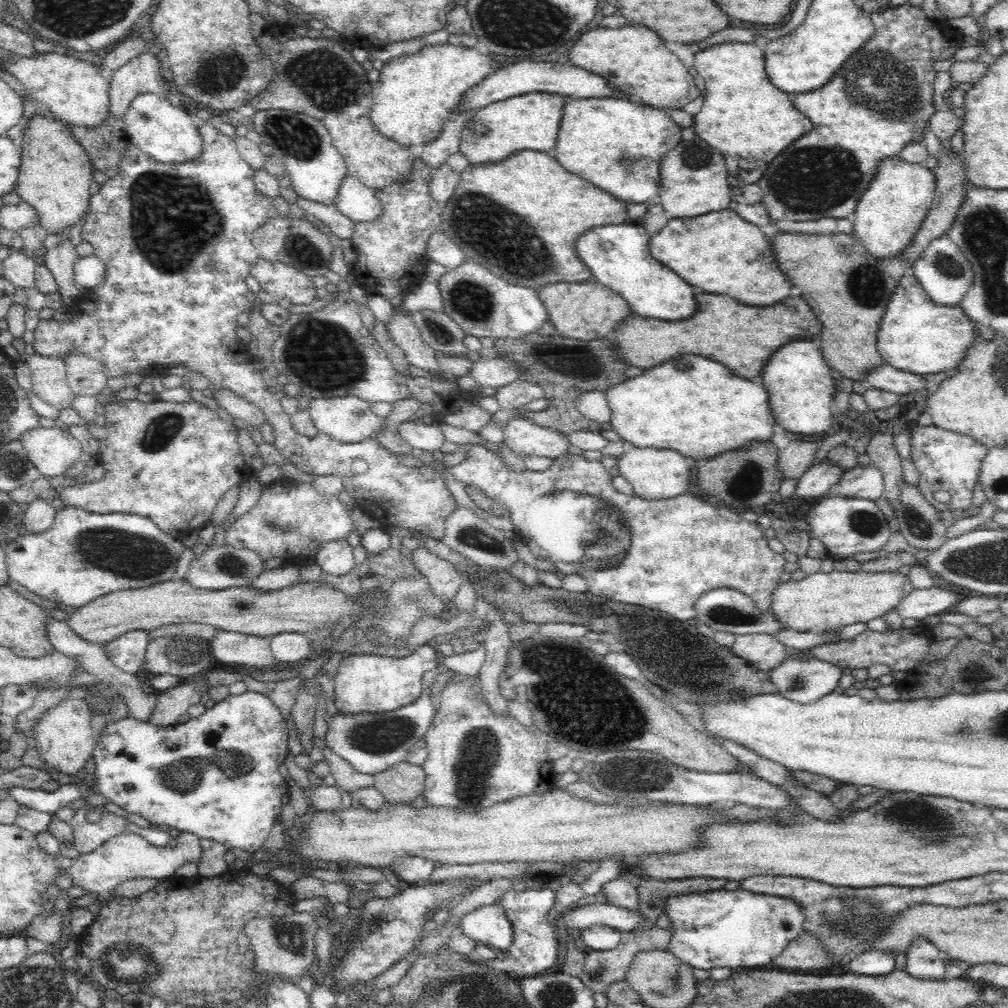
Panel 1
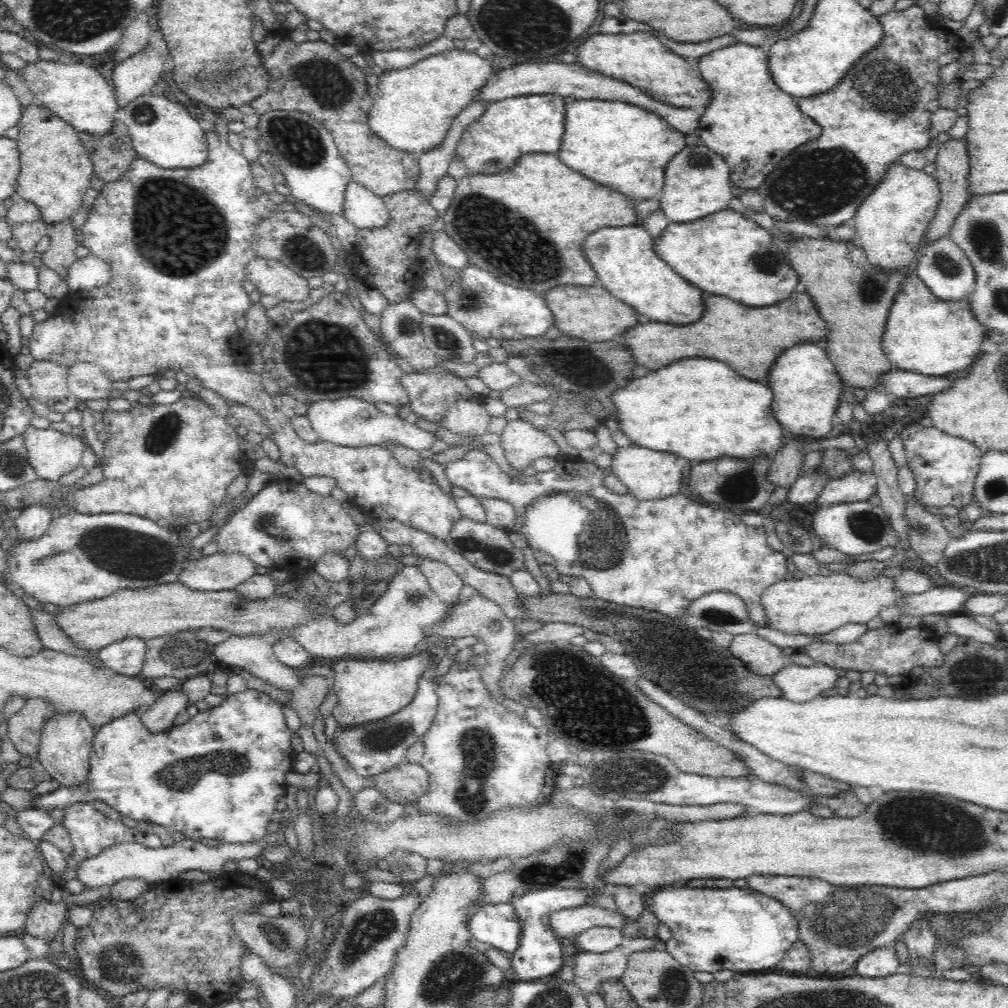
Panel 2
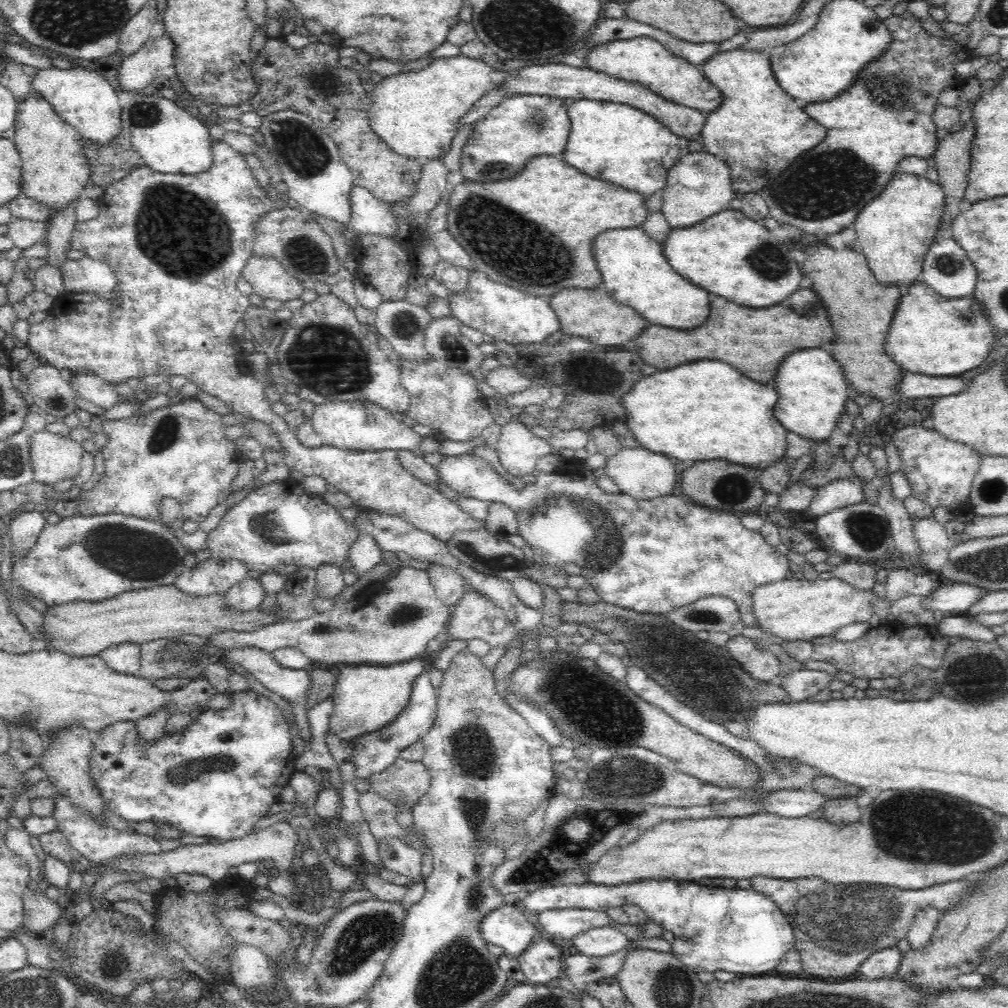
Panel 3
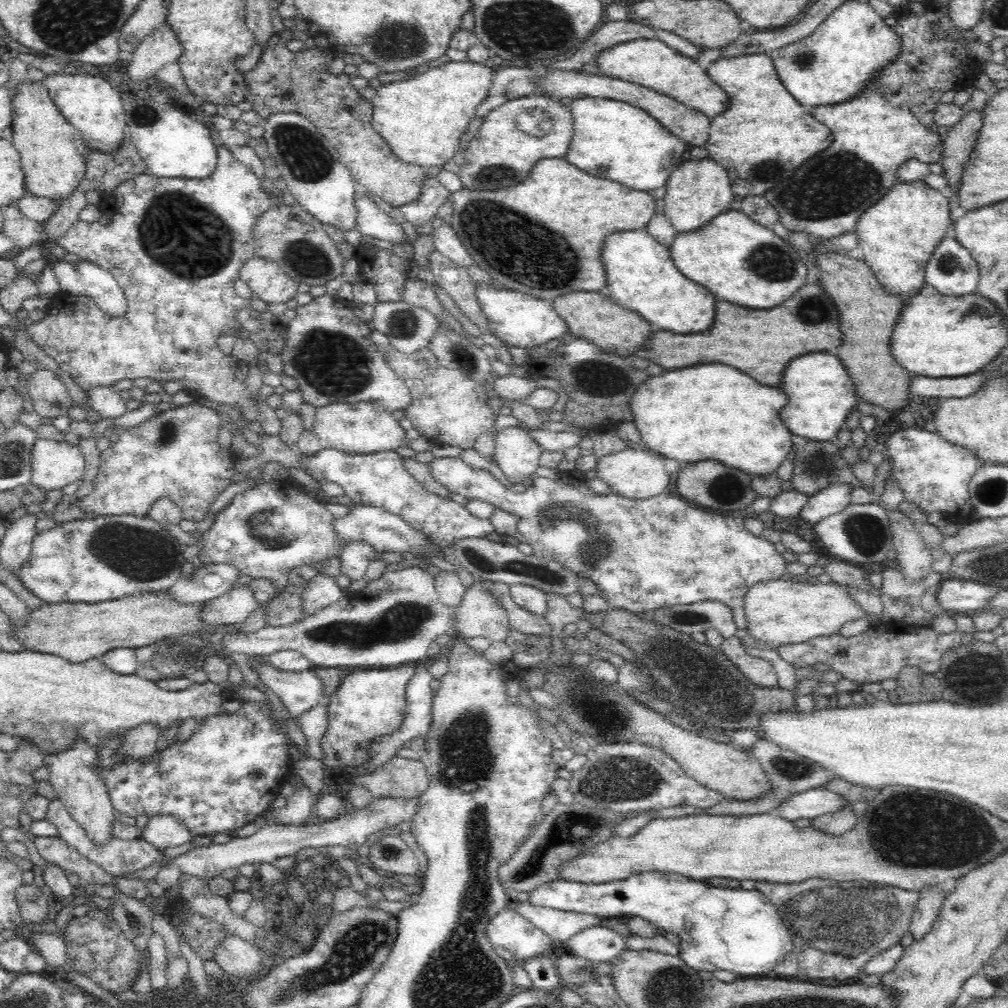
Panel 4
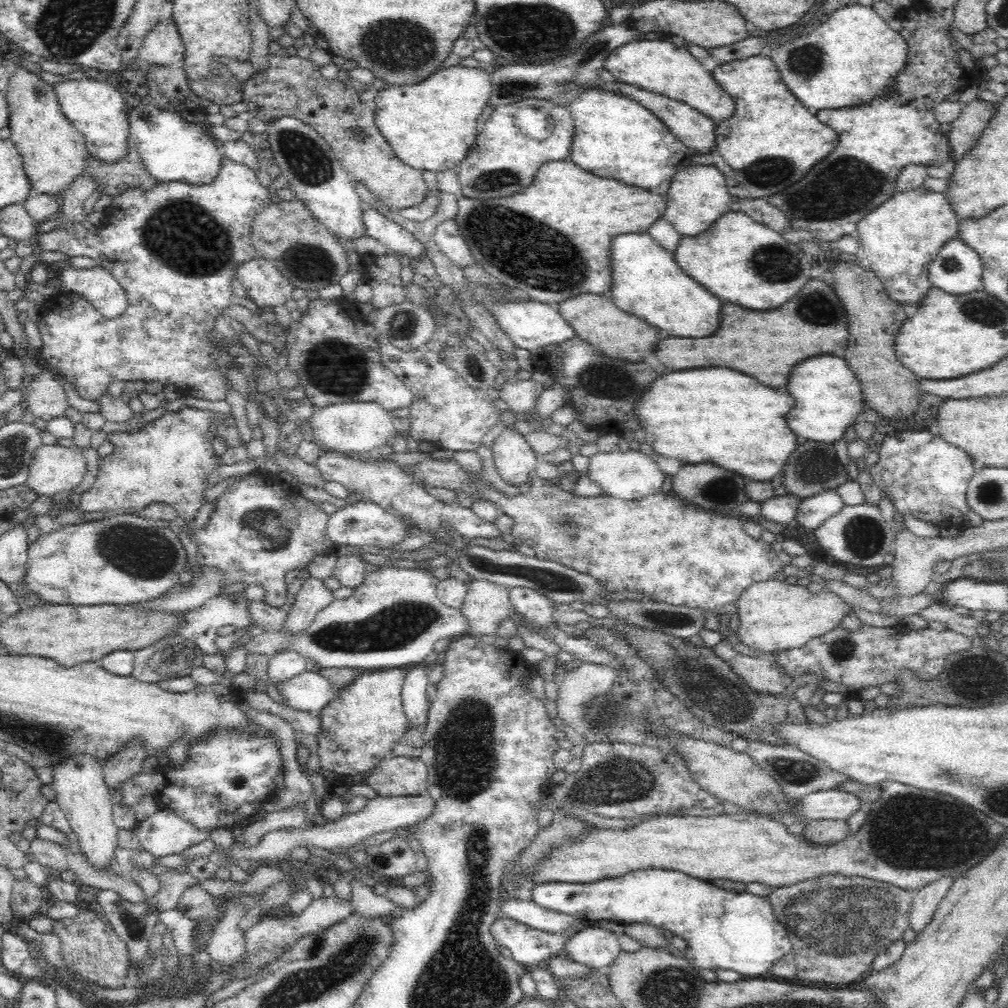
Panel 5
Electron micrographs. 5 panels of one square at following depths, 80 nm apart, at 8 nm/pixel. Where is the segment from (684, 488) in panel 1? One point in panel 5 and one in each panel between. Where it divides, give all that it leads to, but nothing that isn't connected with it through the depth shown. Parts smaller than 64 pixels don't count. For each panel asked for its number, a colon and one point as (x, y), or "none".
2: (648, 474)
3: (642, 474)
4: (633, 473)
5: (629, 475)

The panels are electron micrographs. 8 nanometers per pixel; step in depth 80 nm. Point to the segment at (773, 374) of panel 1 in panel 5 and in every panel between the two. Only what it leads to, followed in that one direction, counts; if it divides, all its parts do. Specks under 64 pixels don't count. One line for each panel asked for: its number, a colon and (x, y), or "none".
2: (806, 386)
3: (811, 391)
4: (820, 393)
5: (827, 398)

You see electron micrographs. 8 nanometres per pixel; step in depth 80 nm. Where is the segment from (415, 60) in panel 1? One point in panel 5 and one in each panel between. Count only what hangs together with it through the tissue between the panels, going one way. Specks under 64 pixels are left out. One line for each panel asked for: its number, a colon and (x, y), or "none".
2: (414, 106)
3: (416, 113)
4: (421, 118)
5: (431, 125)

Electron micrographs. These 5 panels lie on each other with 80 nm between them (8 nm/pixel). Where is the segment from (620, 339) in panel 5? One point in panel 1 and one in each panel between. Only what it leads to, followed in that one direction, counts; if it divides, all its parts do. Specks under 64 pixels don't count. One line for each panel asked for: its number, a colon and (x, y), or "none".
1: (586, 310)
2: (590, 312)
3: (592, 313)
4: (595, 316)

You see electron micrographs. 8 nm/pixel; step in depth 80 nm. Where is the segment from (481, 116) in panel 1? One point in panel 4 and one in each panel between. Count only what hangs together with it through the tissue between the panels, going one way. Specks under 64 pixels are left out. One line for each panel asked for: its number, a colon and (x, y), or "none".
2: (508, 128)
3: (522, 126)
4: (500, 154)

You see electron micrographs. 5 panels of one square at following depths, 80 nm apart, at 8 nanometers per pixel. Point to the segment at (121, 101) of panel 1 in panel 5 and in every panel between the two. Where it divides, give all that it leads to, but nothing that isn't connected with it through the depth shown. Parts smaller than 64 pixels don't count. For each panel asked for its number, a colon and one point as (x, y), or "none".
2: (139, 74)
3: (135, 72)
4: (161, 47)
5: (162, 46)

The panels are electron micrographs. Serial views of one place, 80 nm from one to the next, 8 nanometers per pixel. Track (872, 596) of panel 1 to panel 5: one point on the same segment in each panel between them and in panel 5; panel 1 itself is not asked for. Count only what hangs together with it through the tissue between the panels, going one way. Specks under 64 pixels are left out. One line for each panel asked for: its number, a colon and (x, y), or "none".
2: (815, 604)
3: (795, 609)
4: (780, 611)
5: (775, 615)

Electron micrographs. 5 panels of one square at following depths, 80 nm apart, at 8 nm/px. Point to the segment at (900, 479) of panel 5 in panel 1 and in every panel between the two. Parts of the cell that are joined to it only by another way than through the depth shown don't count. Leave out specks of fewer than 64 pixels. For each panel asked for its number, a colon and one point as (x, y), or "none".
1: (946, 460)
2: (945, 467)
3: (940, 471)
4: (934, 473)

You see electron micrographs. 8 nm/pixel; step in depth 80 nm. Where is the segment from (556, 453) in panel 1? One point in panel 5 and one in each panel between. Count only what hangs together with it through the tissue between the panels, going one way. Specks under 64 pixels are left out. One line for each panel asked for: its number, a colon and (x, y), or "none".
2: (523, 443)
3: (519, 450)
4: (517, 454)
5: (515, 459)

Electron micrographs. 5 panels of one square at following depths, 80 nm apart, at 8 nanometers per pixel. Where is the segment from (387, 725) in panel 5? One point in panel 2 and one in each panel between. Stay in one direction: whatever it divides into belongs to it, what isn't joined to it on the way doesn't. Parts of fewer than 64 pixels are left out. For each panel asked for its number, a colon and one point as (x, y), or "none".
2: (367, 690)
3: (367, 697)
4: (370, 703)

